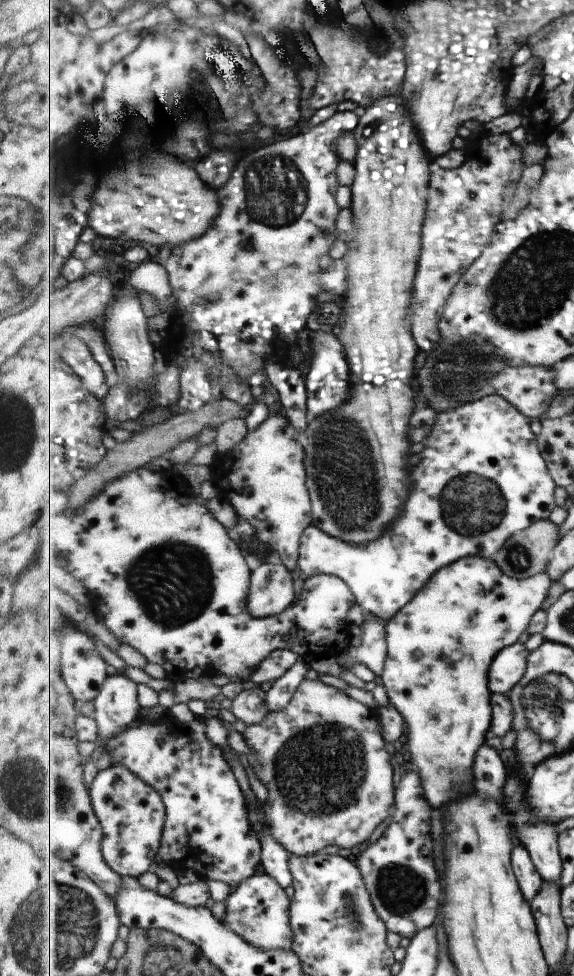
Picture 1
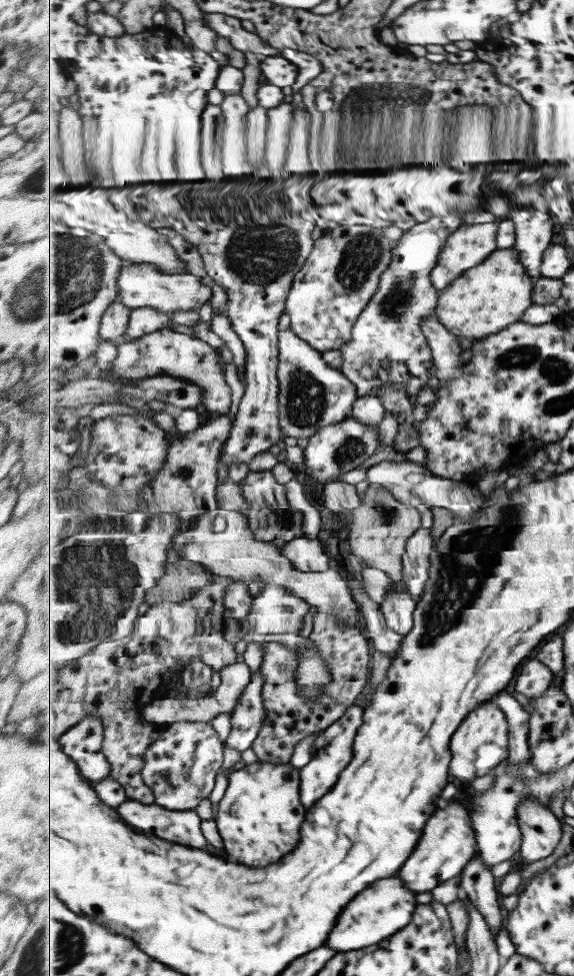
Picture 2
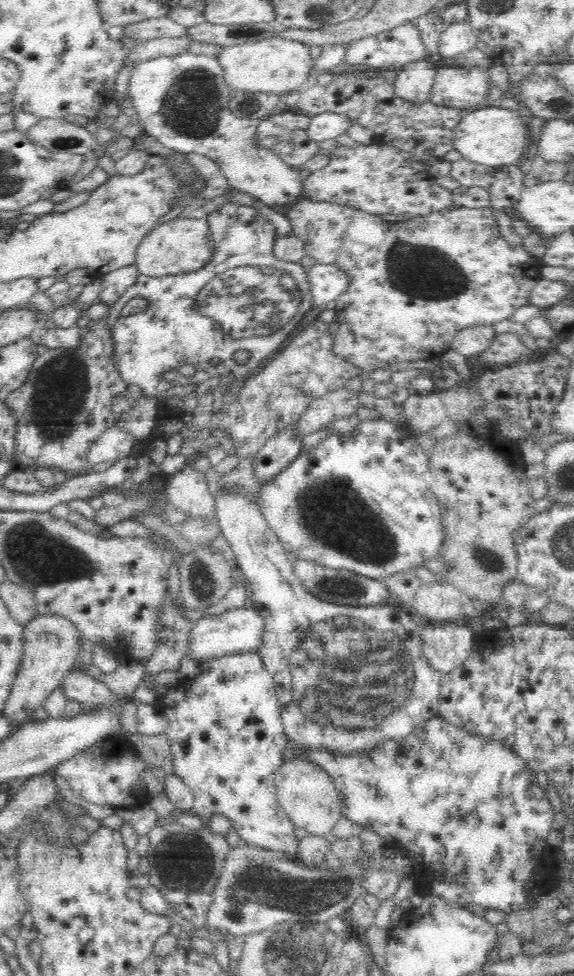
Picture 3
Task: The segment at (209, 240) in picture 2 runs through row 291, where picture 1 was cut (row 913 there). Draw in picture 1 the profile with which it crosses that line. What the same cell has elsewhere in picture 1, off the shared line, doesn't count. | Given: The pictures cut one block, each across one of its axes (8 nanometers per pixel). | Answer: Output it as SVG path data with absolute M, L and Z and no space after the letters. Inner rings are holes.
M267 872L255 874L251 879L239 884L225 904L227 913L223 924L249 945L267 951L292 950L294 944L290 914L292 898L287 896L285 888L273 876Z

